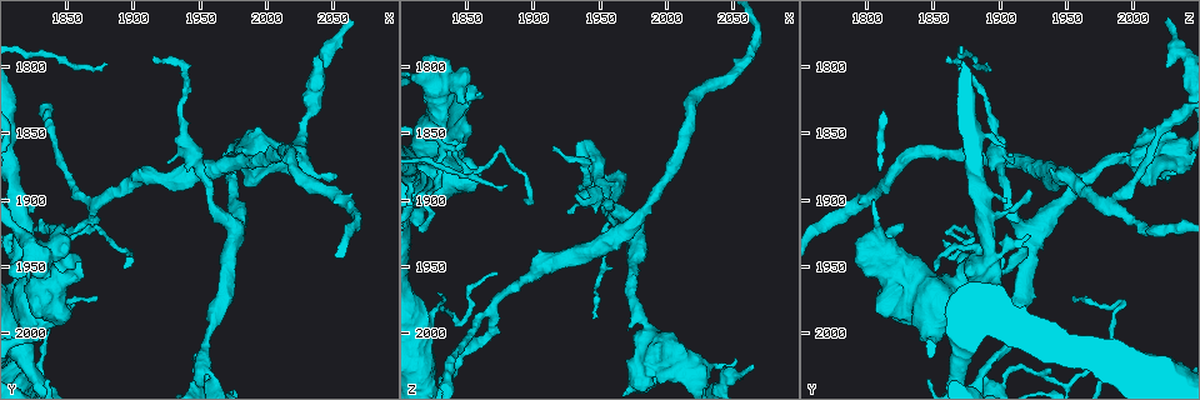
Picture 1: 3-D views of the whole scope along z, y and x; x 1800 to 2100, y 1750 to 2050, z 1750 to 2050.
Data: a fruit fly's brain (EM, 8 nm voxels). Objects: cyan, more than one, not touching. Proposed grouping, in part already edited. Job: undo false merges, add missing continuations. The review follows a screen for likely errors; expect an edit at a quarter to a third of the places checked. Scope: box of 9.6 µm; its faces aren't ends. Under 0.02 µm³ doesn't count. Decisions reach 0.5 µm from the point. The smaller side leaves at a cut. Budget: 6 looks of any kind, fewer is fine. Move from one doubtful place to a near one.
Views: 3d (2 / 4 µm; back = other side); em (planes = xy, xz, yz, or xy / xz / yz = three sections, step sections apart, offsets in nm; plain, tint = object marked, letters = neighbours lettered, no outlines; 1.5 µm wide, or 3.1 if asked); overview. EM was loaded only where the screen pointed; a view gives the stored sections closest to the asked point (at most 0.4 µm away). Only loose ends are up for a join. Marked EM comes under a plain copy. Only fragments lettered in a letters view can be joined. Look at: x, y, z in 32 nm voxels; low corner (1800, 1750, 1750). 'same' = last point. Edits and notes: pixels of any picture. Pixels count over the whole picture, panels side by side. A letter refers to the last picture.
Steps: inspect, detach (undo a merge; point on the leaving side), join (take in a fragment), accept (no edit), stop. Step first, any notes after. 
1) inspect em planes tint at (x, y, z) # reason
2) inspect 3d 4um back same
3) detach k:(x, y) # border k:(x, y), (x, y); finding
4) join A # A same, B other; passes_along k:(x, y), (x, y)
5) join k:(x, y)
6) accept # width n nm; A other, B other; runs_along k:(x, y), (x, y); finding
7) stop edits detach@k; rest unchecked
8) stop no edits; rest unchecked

inspect em planes letters at (1844, 1980, 1990)

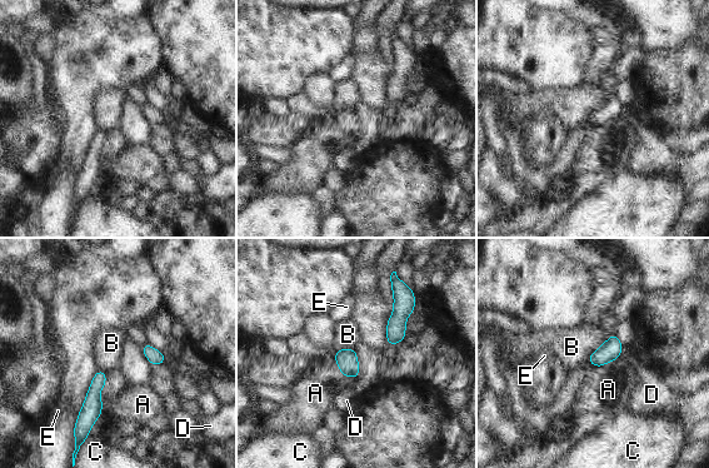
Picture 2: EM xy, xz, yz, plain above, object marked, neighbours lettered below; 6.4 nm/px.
accept # A other, B other, C other, D other, E other; runs_along 2:(100, 373), (88, 423); all the same neuron

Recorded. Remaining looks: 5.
inspect 3d 4um at (1818, 2028, 1990) # sudden change in width

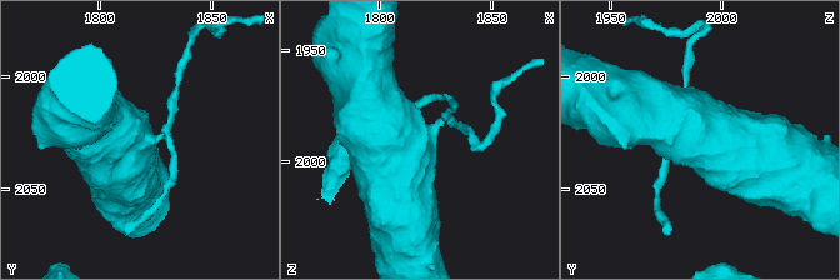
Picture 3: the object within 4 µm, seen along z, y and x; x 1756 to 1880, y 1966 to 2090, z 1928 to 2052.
inspect em yz step 4 tint at (1819, 2028, 1988) # shape alone is not enough

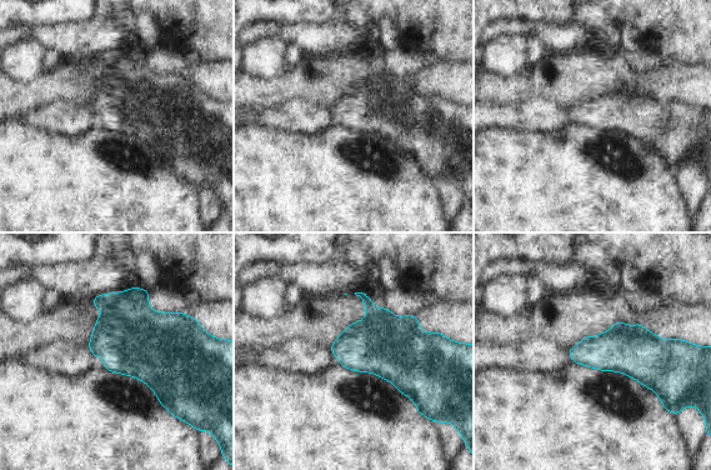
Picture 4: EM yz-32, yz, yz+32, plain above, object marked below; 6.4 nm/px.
inspect em yz step 4 letters same # what lies round it

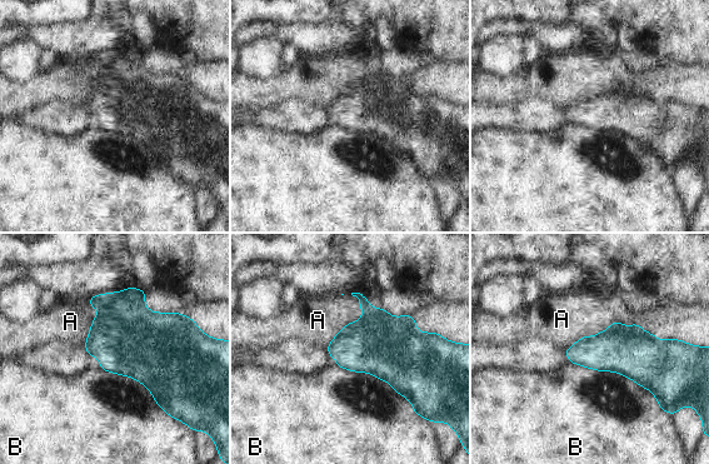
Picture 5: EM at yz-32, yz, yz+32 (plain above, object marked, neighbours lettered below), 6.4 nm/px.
accept # width 240 nm; A other, B other; border 5:(572, 362), (618, 372), (658, 404); one neuron here

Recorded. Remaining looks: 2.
inspect em yz step 4 letters at (1986, 1890, 2016) # free end

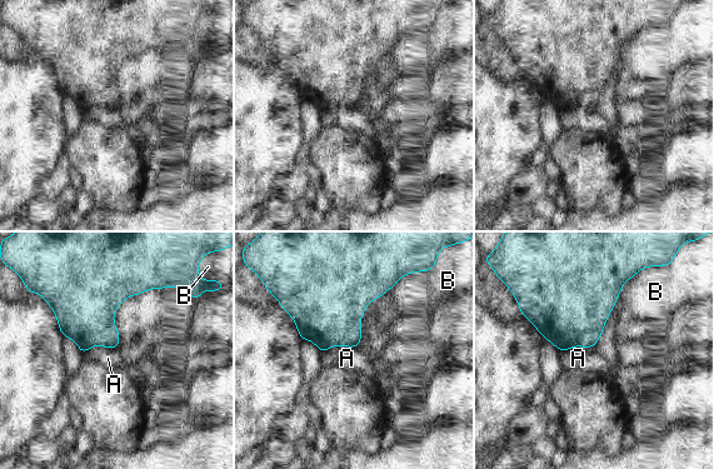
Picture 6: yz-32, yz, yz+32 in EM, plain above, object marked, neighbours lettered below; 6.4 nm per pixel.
inspect em planes letters same

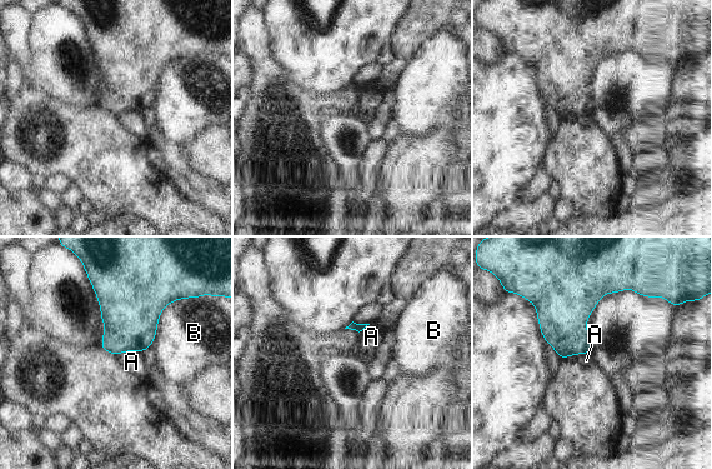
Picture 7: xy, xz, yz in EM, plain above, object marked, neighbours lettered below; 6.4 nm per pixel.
accept # longest_contact B 380 nm; A other, B other; border 7:(141, 352), (120, 352), (116, 355); no lettered fragment goes on from it

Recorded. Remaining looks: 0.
stop no edits; rest unchecked

